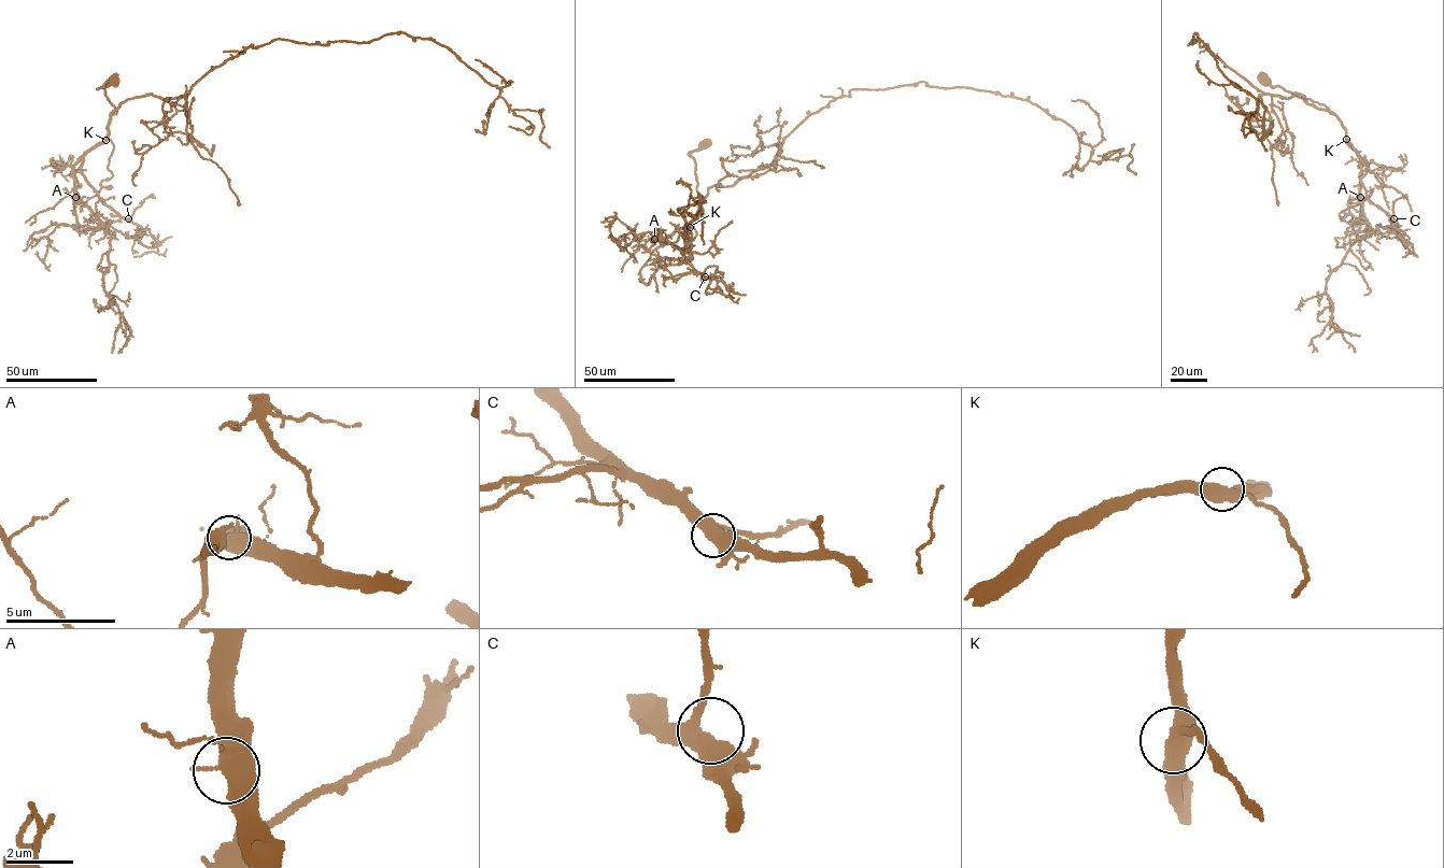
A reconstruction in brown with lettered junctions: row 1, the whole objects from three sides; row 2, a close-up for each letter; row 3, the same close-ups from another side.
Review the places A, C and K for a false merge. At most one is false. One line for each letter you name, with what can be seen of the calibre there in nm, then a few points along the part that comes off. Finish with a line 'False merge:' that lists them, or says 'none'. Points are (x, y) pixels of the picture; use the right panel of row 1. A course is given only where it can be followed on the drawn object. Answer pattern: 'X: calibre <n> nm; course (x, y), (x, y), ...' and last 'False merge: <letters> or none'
False merge: none

